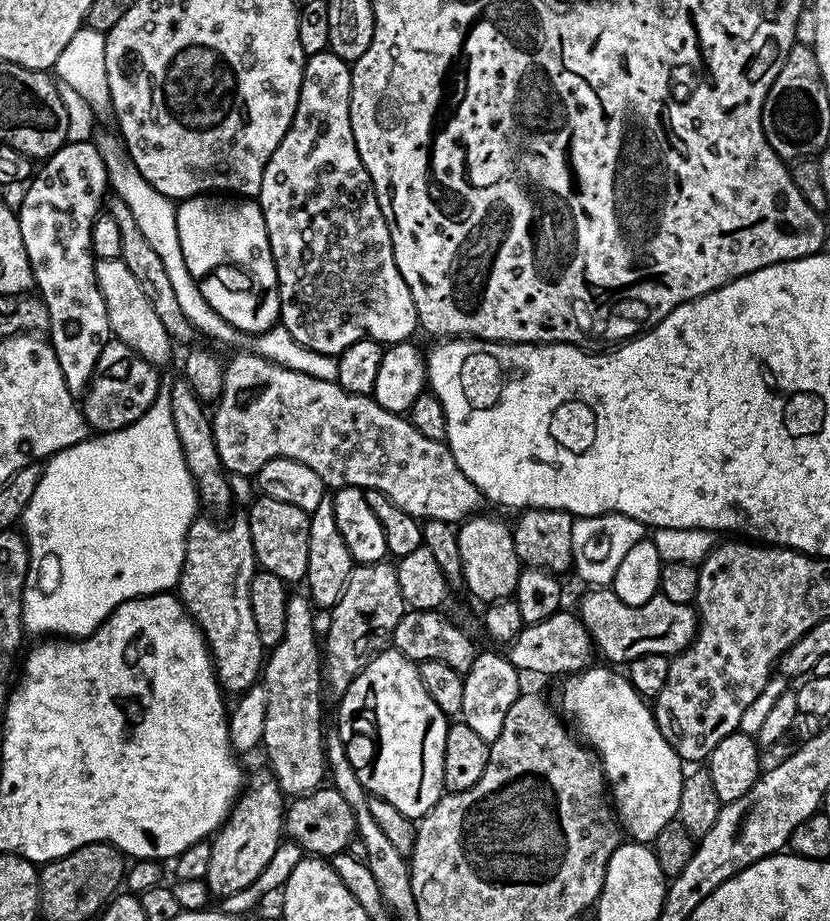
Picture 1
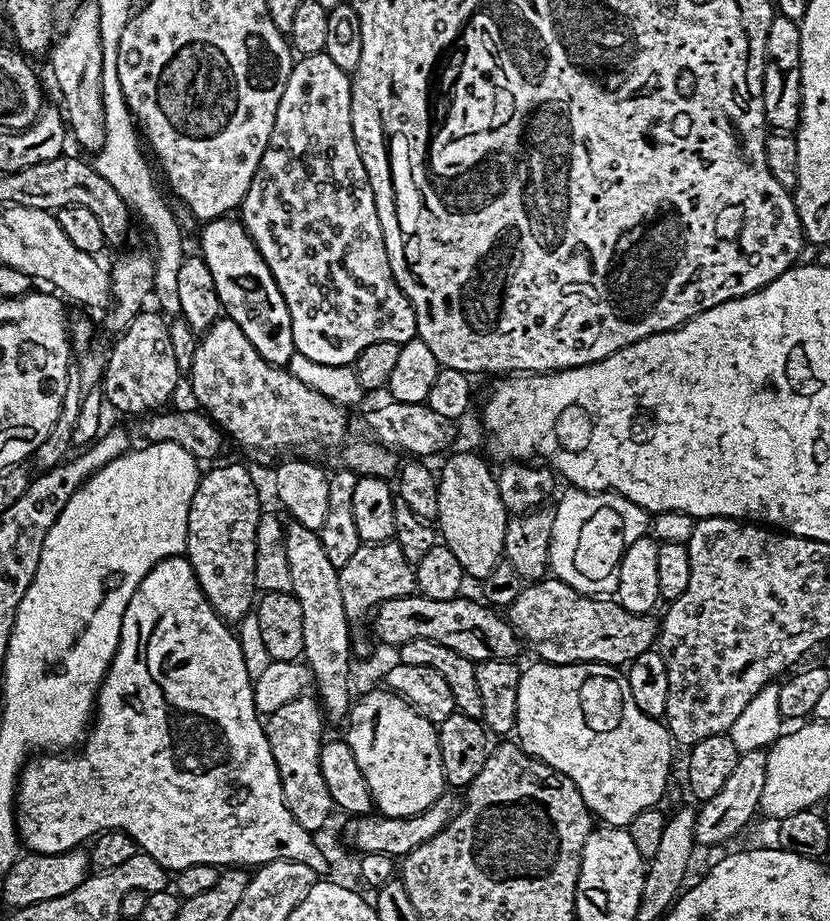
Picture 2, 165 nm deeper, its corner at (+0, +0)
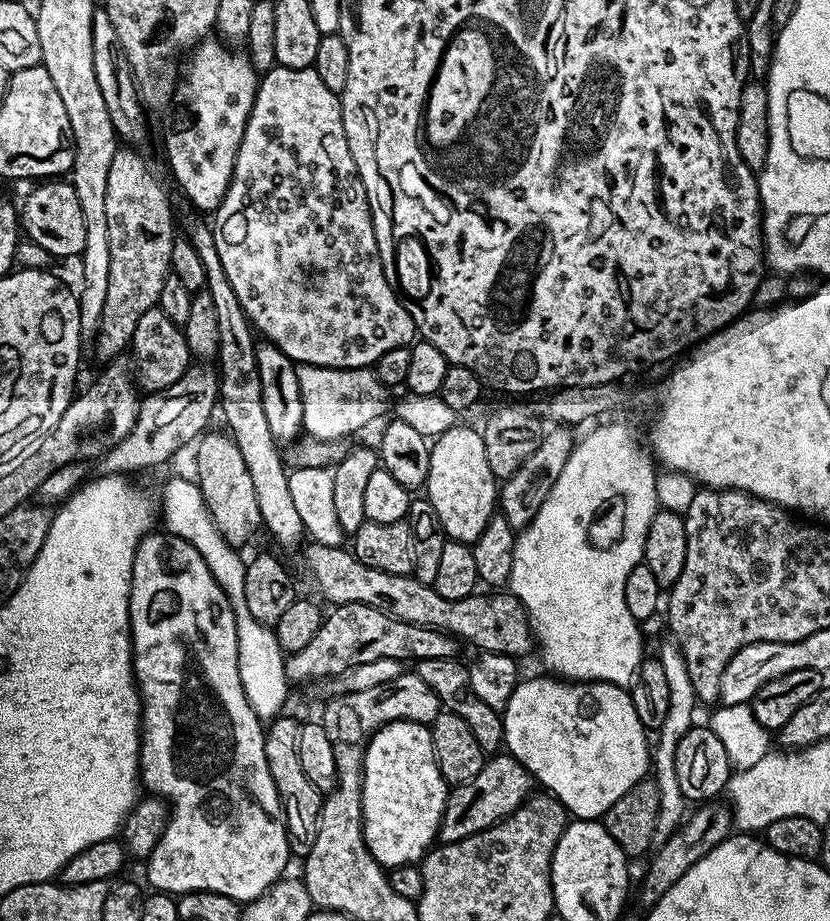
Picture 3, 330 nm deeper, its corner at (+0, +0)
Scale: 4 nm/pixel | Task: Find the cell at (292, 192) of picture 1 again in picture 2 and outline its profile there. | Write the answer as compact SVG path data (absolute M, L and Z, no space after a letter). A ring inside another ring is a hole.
M326 53L301 56L290 70L290 78L286 82L286 90L282 90L282 102L278 102L278 114L274 118L274 130L270 134L270 142L262 154L262 162L258 162L258 170L250 182L250 190L246 190L246 198L238 209L239 219L245 230L262 254L266 266L270 266L270 274L274 274L274 282L278 282L278 290L286 298L286 306L290 310L290 326L294 330L294 346L297 353L310 362L318 362L326 366L351 365L373 342L394 342L405 344L416 336L416 315L412 303L398 286L394 260L390 255L390 244L386 241L386 233L380 225L380 215L376 209L374 190L370 186L370 178L366 166L360 157L360 151L352 129L352 82L349 73L343 72Z

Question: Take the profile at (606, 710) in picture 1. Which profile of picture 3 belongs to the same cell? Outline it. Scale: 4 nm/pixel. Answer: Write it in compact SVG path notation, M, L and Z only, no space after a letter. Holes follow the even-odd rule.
M548 674L543 675L544 676L536 676L533 680L521 679L519 683L517 683L516 689L510 694L508 705L502 713L504 718L503 747L506 749L507 755L514 757L517 762L531 774L533 781L535 781L539 787L540 784L544 787L541 789L547 790L559 800L565 812L571 814L577 820L599 821L610 810L610 806L614 806L614 802L618 802L618 798L622 798L622 794L626 794L626 790L630 790L635 784L639 784L641 780L649 775L649 733L642 726L642 722L638 718L638 710L634 710L632 693L627 687L618 684L602 684L599 682L569 682L563 678L553 678Z

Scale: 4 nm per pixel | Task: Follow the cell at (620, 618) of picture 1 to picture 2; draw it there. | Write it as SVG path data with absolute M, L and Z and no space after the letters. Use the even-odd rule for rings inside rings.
M545 578L529 583L506 609L506 619L525 645L537 652L545 664L610 664L627 666L638 654L653 651L660 635L660 624L652 614L626 610L615 599L585 596L566 582Z

